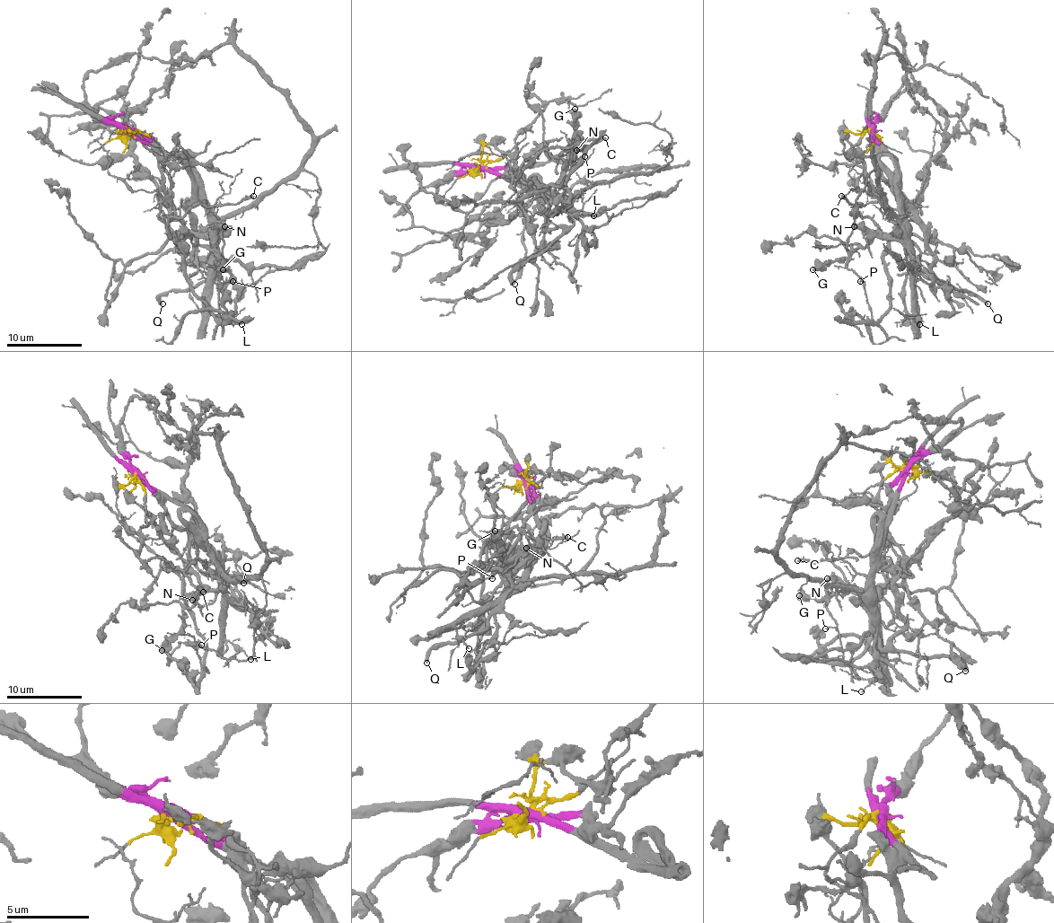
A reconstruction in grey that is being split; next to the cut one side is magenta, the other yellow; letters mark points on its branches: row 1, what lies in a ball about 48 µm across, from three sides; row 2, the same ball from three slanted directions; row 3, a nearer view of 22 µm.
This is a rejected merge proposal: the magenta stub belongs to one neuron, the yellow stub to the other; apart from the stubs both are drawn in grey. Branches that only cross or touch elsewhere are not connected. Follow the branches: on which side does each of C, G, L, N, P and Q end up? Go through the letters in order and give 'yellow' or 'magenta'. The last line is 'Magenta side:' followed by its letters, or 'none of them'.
C: yellow
G: magenta
L: magenta
N: magenta
P: yellow
Q: magenta
Magenta side: G, L, N, Q

